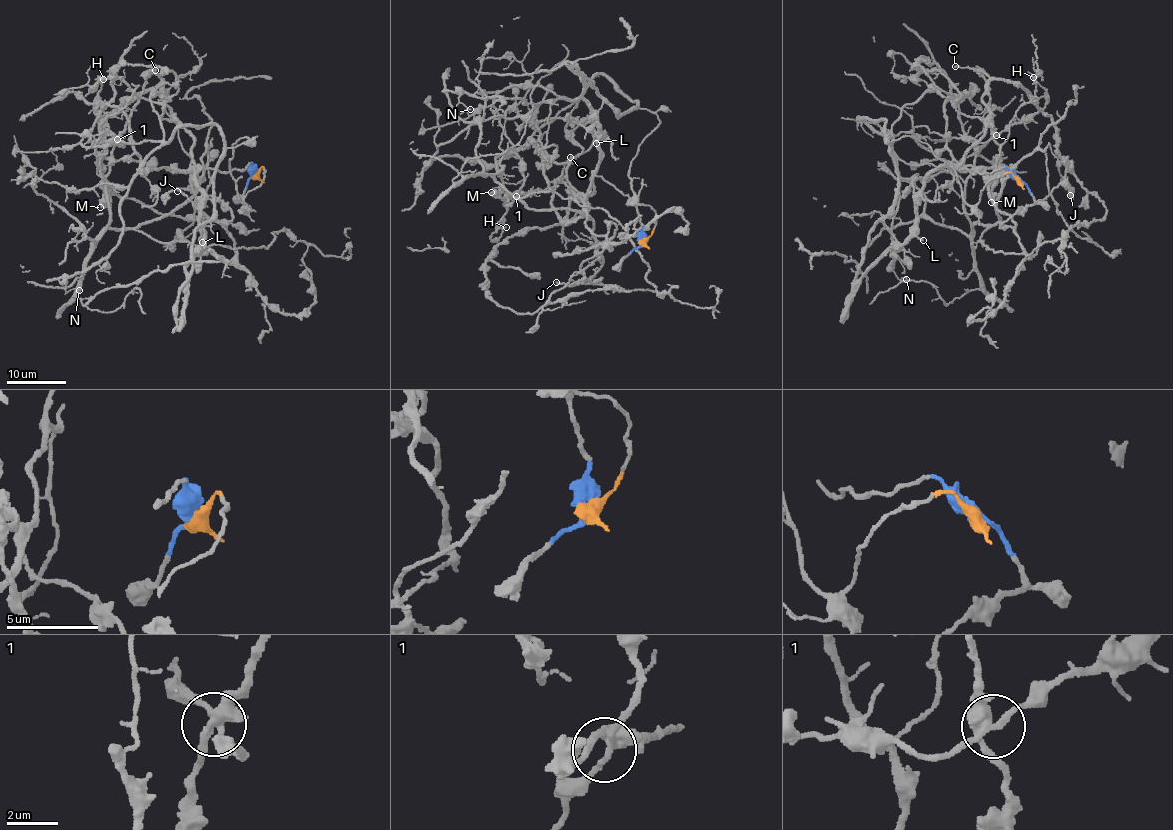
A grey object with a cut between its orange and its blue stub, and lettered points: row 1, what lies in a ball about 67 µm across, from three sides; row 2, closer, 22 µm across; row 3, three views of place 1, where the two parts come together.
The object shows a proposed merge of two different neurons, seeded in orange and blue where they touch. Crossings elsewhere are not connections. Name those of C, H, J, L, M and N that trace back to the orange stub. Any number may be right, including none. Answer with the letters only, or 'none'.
H, N

